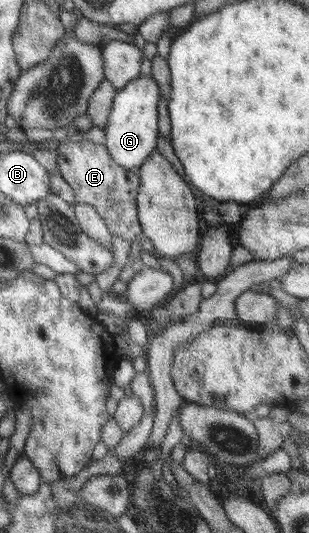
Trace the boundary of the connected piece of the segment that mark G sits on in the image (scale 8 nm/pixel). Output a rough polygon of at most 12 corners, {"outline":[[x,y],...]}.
{"outline":[[134,79],[115,95],[105,146],[129,170],[155,151],[159,87]]}

